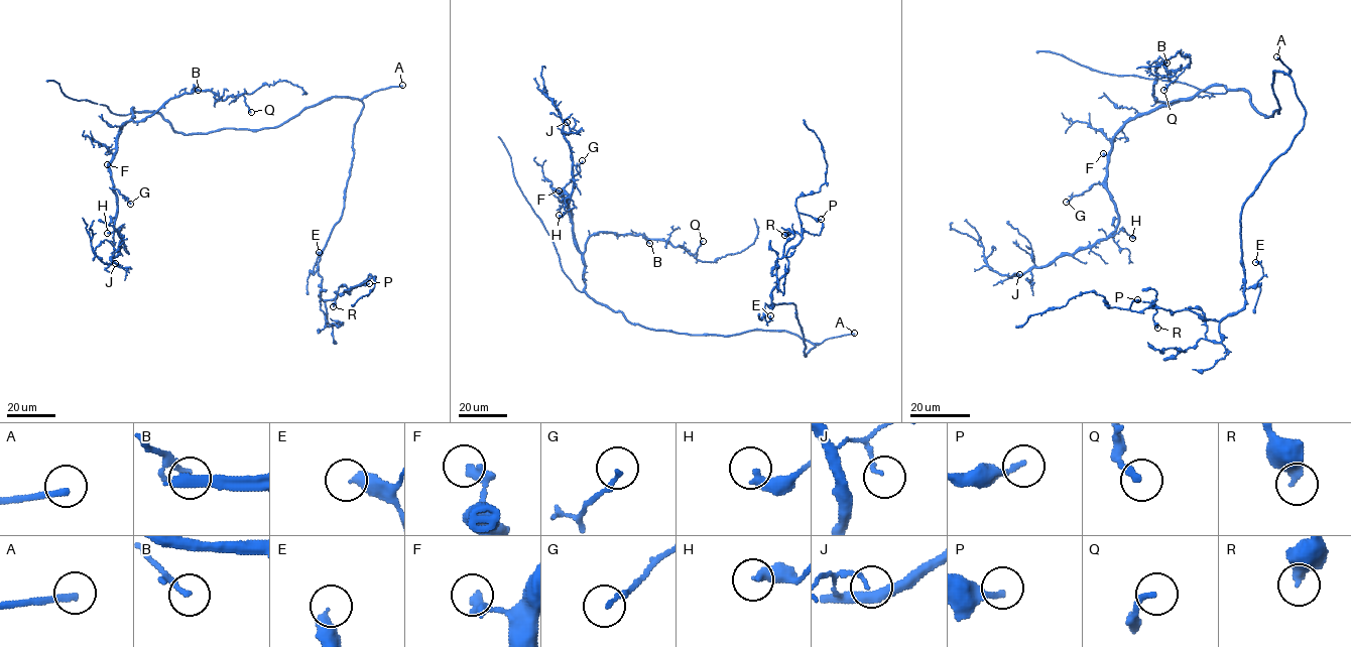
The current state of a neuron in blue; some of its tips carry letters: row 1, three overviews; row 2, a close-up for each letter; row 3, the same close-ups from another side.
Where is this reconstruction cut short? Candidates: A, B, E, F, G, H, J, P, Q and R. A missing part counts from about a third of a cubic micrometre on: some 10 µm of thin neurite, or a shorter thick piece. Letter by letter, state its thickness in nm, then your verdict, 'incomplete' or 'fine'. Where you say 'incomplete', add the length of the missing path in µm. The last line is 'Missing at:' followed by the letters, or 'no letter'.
A: 240 nm | incomplete | 25 µm
B: 130 nm | fine
E: 420 nm | fine
F: 380 nm | fine
G: 170 nm | fine
H: 360 nm | fine
J: 110 nm | fine
P: 240 nm | fine
Q: 240 nm | incomplete | 25 µm
R: 550 nm | fine
Missing at: A, Q

